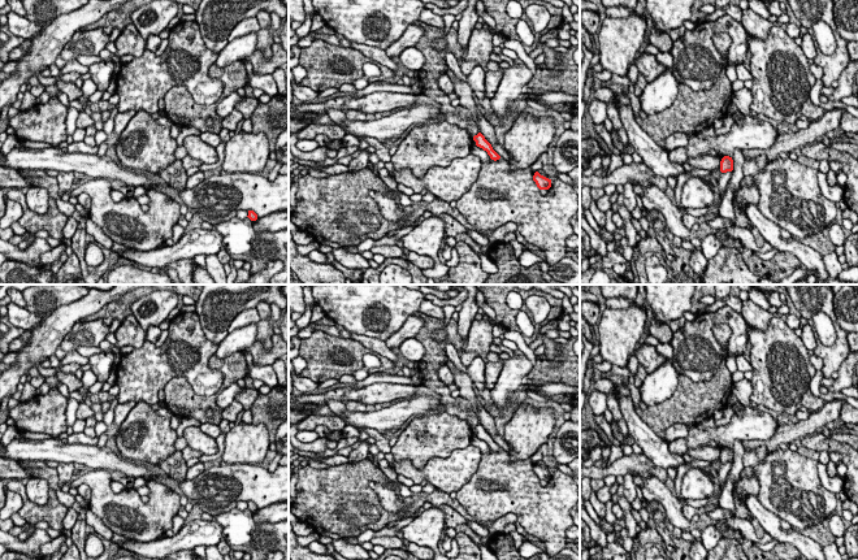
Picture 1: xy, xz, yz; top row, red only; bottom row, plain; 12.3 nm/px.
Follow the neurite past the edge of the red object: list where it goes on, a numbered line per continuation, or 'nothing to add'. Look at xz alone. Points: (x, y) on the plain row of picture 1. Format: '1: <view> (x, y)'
nothing to add

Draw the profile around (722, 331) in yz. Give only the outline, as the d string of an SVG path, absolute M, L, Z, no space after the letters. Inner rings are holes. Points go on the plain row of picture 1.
M719 324L712 327L712 333L714 333L716 340L719 342L719 344L724 350L727 350L727 343L728 343L728 339L731 338L731 334L732 334L731 327L725 324Z

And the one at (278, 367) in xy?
M278 359L274 361L274 364L272 366L273 366L273 370L277 375L278 386L286 386L289 383L289 379L286 378L285 363L281 359Z

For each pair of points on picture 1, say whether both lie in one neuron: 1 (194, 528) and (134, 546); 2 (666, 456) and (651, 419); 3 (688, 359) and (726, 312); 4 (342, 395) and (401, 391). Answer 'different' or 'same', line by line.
1: same
2: different
3: same
4: same

